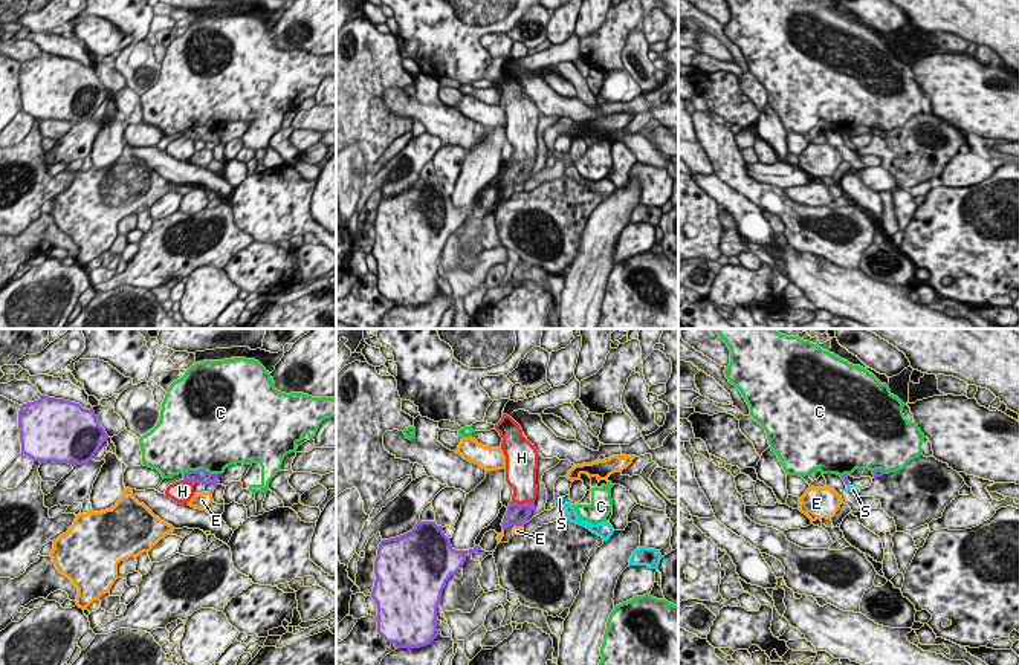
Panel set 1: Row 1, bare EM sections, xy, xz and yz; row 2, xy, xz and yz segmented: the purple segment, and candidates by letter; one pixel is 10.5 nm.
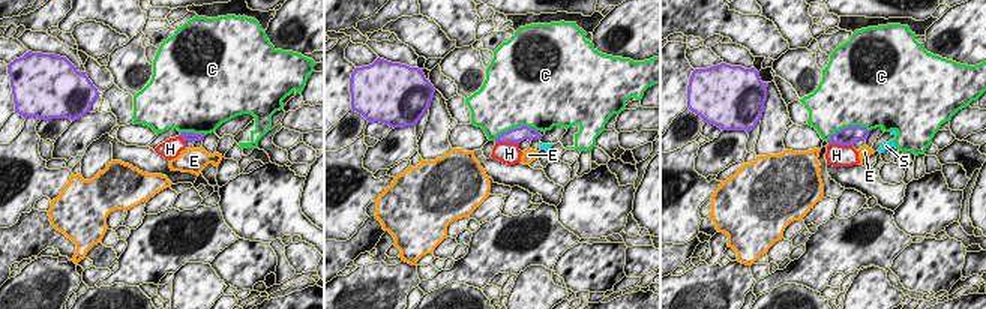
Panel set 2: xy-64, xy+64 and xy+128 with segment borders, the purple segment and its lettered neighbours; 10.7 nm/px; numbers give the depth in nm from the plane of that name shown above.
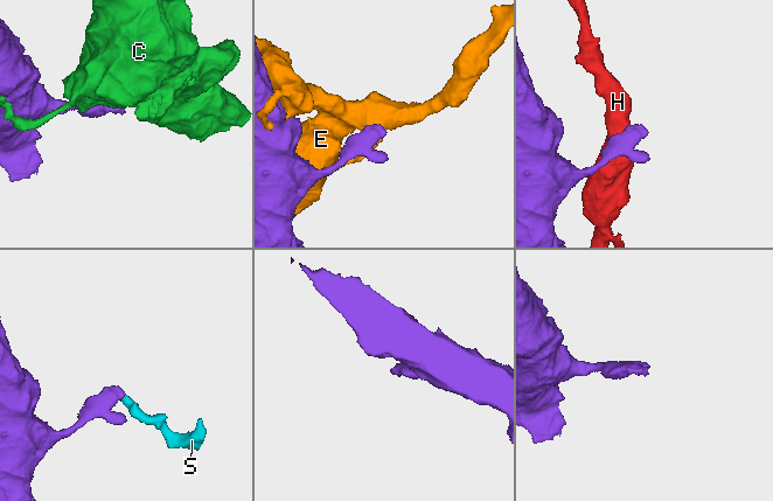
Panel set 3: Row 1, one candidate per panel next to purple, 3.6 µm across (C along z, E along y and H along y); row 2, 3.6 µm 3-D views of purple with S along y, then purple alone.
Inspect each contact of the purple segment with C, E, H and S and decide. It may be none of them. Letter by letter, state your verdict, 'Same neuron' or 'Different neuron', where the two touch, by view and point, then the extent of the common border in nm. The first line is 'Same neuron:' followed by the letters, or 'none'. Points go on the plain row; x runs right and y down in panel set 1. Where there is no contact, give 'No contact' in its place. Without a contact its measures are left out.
Same neuron: S
C: Different neuron. Touches purple at xy (200, 127). Shared border 360 nm
E: Different neuron. Touches purple at xz (518, 182). Shared border 70 nm
H: Different neuron. Touches purple at xz (521, 162). Shared border 280 nm
S: Same neuron. Touches purple at xz (556, 156). Shared border 70 nm

